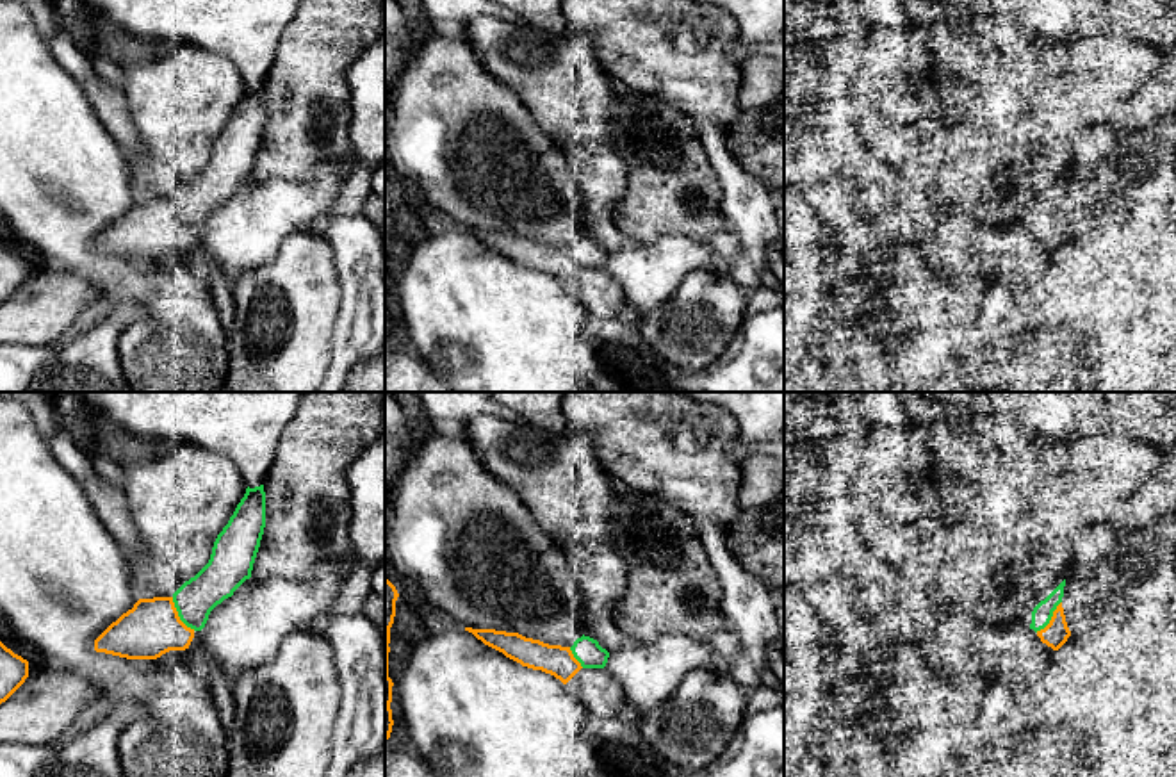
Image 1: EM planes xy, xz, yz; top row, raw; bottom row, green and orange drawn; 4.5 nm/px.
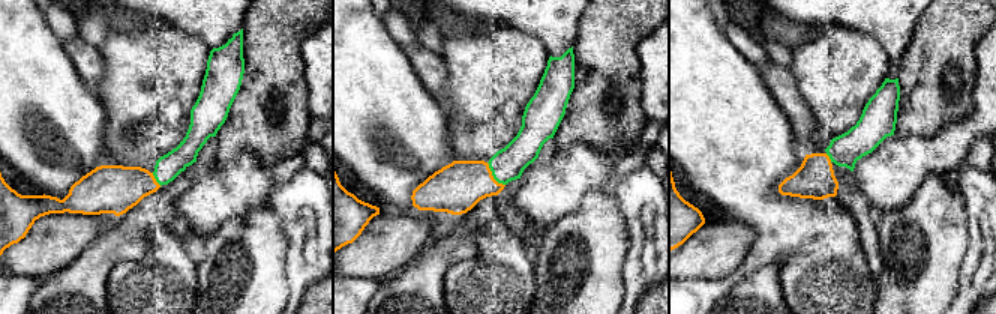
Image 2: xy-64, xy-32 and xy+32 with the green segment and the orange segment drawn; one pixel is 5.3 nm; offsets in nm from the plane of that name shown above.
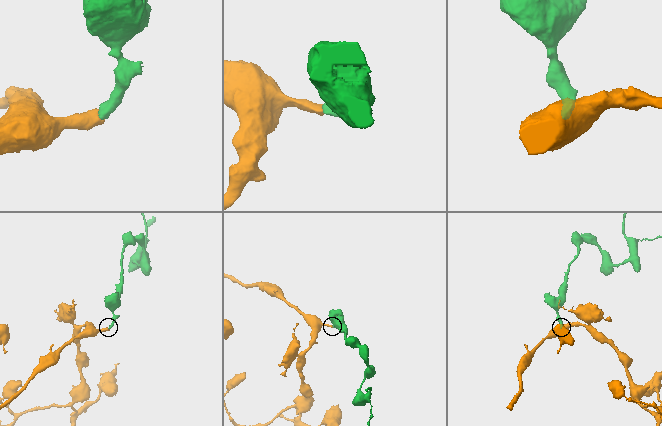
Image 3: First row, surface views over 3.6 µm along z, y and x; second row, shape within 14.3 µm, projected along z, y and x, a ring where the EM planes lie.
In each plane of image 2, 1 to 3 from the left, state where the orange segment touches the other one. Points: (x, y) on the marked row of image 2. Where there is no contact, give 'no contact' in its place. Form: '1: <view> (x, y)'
1: xy-64 (155, 178)
2: xy-32 (492, 175)
3: xy+32 (830, 158)

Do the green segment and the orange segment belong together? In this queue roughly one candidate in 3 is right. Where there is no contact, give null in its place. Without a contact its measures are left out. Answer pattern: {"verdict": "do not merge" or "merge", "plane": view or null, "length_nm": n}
{"verdict": "merge", "plane": "xy", "length_nm": 190}

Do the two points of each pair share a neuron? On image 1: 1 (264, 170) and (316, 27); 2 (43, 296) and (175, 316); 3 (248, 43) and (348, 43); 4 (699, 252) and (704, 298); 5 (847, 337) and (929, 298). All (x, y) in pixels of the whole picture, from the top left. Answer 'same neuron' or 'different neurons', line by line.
1: same neuron
2: different neurons
3: different neurons
4: different neurons
5: same neuron

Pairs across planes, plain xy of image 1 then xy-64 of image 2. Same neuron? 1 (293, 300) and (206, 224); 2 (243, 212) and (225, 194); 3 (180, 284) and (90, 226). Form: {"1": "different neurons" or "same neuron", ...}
{"1": "different neurons", "2": "same neuron", "3": "different neurons"}

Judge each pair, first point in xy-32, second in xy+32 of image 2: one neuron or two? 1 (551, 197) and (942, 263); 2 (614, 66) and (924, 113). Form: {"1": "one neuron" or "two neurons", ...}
{"1": "two neurons", "2": "one neuron"}

